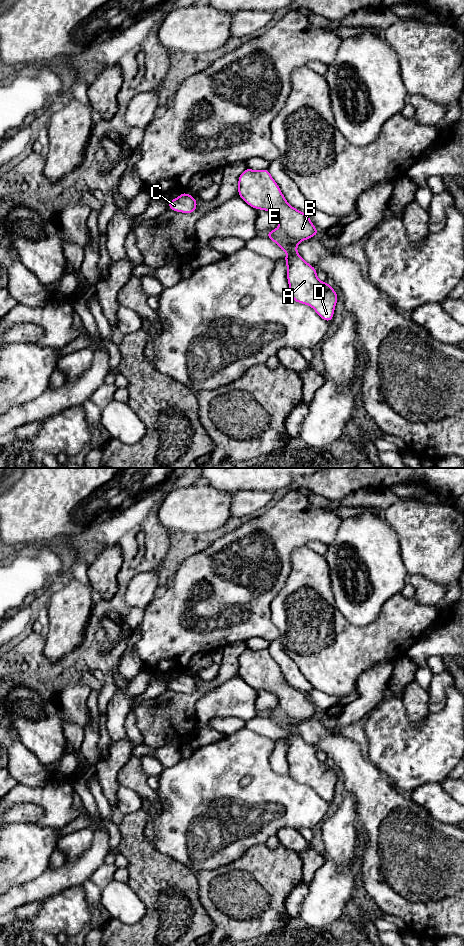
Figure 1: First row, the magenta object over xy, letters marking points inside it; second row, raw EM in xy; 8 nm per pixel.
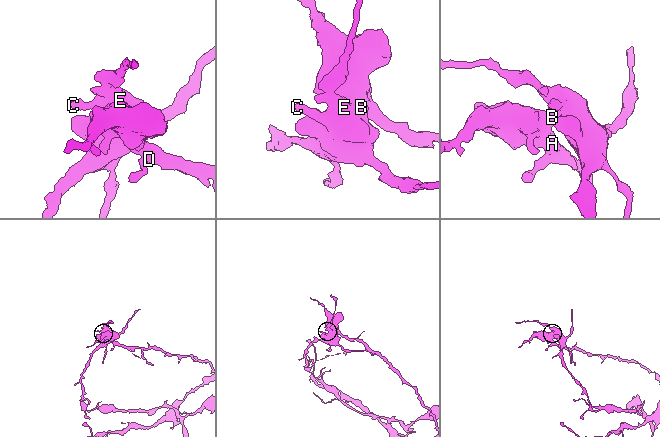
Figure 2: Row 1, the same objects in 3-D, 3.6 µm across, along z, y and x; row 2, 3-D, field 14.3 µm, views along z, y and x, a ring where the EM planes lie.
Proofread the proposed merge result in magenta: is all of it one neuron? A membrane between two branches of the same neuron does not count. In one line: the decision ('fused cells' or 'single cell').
fused cells

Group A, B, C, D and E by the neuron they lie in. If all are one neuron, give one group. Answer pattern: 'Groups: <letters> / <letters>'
Groups: A D / B C E

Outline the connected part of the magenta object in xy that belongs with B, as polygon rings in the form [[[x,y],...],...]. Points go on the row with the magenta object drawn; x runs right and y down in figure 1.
[[[246,168],[238,179],[238,195],[251,207],[266,210],[275,214],[279,221],[279,227],[289,238],[301,242],[318,235],[319,231],[312,224],[309,216],[288,204],[279,186],[271,177],[268,169],[252,170]]]

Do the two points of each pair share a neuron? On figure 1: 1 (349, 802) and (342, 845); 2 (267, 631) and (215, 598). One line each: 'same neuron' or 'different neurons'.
1: same neuron
2: same neuron

